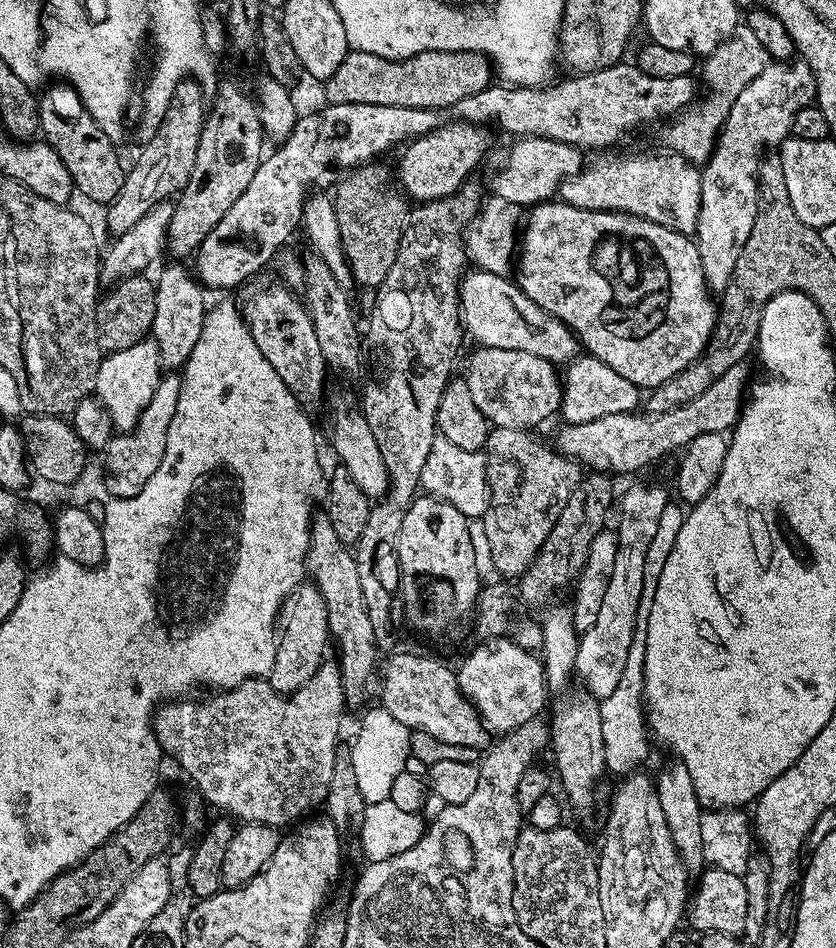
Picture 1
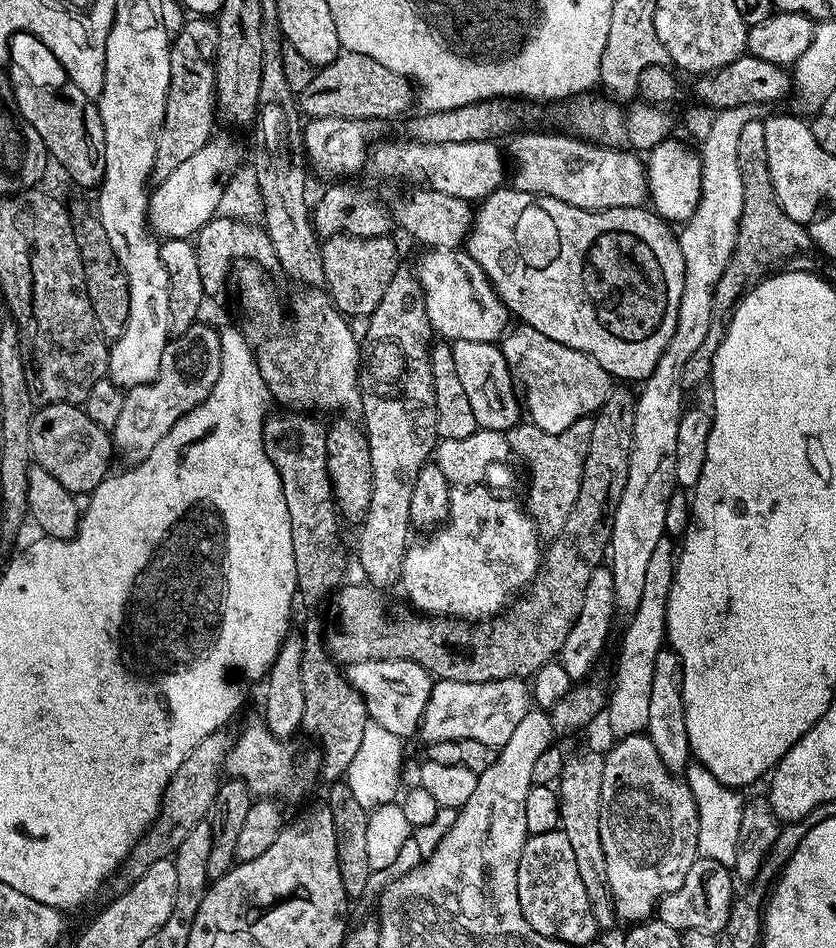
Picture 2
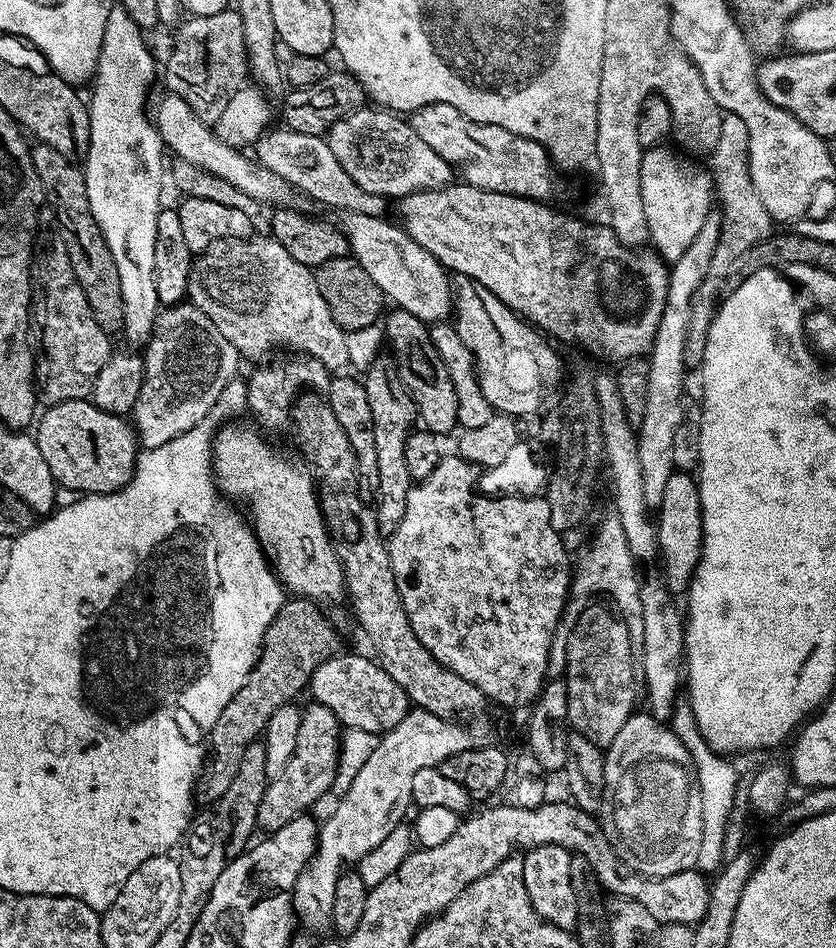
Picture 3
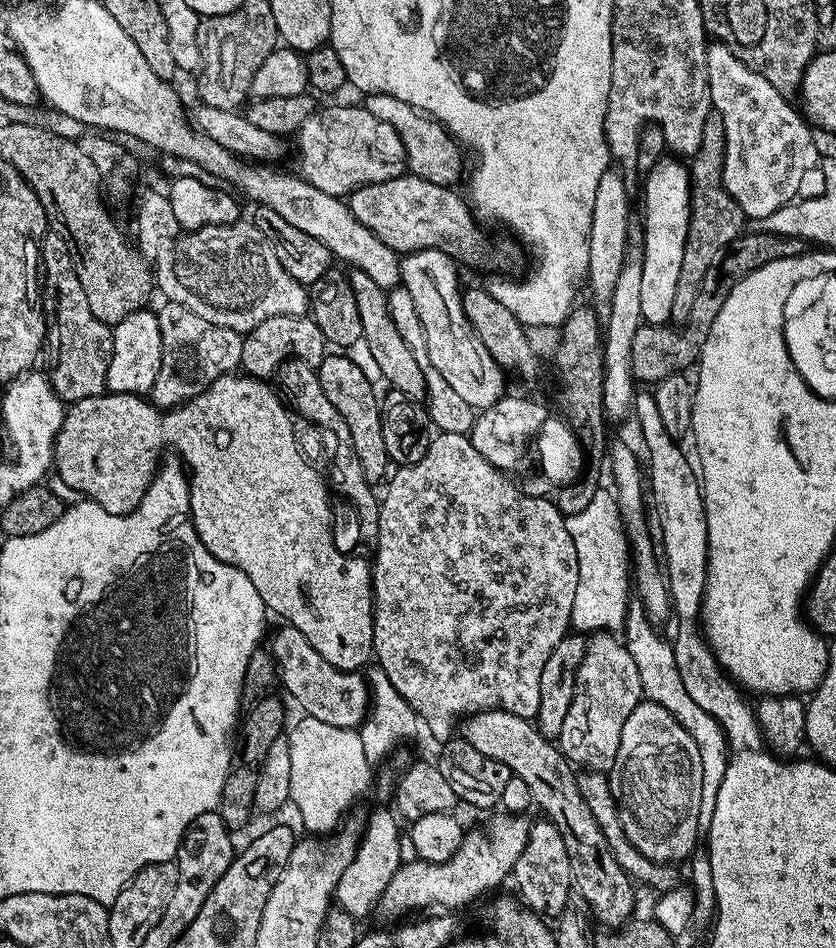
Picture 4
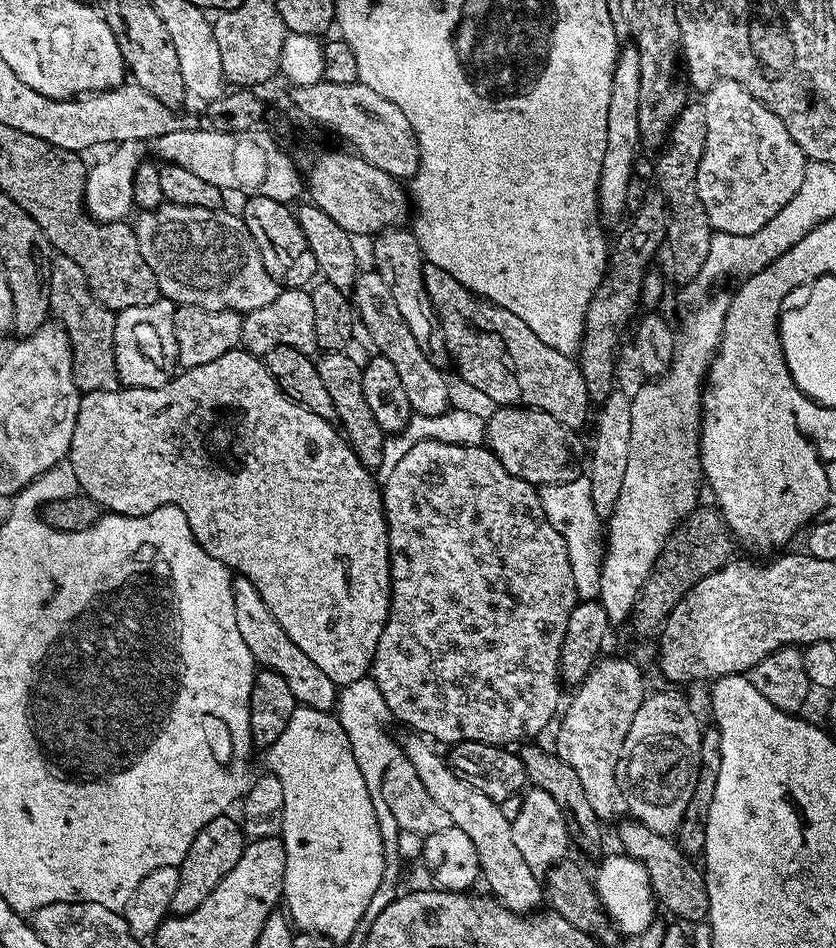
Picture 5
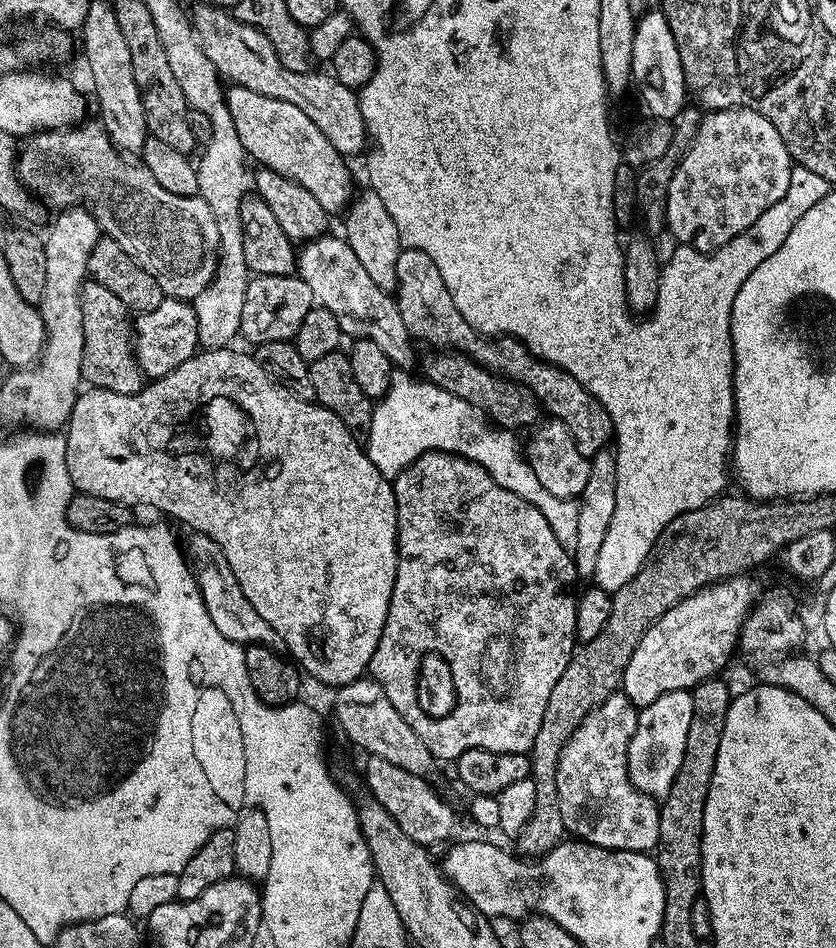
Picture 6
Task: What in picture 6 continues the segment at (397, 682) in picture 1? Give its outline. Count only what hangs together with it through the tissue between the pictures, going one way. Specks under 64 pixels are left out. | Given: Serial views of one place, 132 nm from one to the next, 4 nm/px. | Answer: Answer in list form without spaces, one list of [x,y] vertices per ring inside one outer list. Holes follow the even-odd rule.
[[[192,532],[189,537],[186,552],[190,557],[196,585],[200,588],[204,605],[210,614],[210,620],[214,622],[214,626],[218,626],[218,634],[230,638],[241,646],[250,644],[275,645],[277,638],[274,630],[262,619],[262,614],[258,614],[258,610],[254,610],[254,606],[250,606],[246,594],[242,594],[242,590],[238,586],[238,578],[234,578],[218,542],[214,542],[201,532]]]

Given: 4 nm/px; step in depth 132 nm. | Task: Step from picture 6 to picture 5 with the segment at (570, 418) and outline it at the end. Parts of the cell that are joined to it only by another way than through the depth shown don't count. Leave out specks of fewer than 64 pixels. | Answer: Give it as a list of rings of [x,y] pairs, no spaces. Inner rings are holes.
[[[425,263],[423,269],[428,294],[444,329],[447,355],[456,359],[461,378],[474,391],[493,400],[496,406],[536,408],[569,430],[582,427],[587,420],[589,423],[594,402],[588,396],[580,365],[572,356],[546,346],[518,314],[474,295],[446,270],[430,263]]]

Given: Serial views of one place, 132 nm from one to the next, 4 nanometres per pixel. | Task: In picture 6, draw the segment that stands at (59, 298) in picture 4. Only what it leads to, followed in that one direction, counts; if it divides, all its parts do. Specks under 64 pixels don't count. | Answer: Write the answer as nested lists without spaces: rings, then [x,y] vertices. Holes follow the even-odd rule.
[[[85,279],[80,290],[82,302],[82,370],[80,379],[85,385],[114,390],[114,394],[134,394],[146,383],[136,361],[134,347],[134,320],[128,307],[112,291],[97,280]]]

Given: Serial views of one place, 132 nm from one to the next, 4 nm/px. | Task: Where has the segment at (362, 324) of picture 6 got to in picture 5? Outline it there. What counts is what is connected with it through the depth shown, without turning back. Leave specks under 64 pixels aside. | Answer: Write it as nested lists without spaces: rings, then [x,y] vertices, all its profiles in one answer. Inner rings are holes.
[[[375,270],[361,271],[356,277],[356,287],[351,289],[350,299],[354,305],[355,315],[364,323],[368,336],[379,355],[390,358],[390,363],[398,369],[402,378],[402,387],[406,389],[406,398],[410,398],[410,406],[417,416],[437,416],[449,411],[448,384],[444,381],[441,369],[433,364],[418,342],[410,336],[410,326],[398,314],[398,306],[390,295],[390,286],[382,282],[382,274]]]

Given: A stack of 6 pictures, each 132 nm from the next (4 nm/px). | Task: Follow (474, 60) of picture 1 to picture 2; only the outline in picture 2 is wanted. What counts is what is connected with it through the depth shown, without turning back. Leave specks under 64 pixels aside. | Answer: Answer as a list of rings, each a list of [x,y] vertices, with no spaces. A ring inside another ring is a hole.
[[[341,51],[325,68],[317,71],[314,82],[299,93],[298,107],[308,118],[346,118],[347,120],[388,120],[414,104],[414,85],[406,76],[394,74],[390,66],[366,58],[366,54]]]

